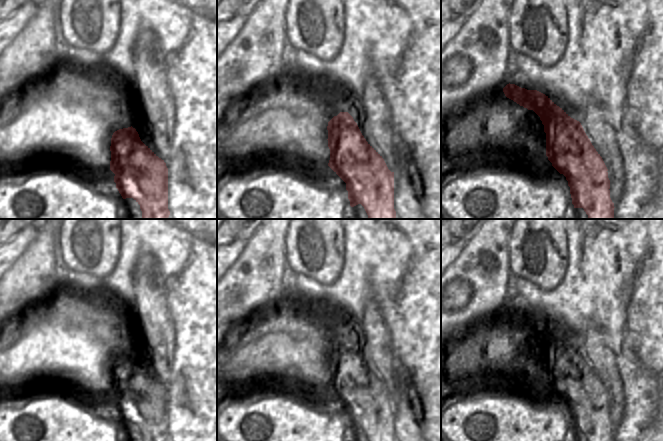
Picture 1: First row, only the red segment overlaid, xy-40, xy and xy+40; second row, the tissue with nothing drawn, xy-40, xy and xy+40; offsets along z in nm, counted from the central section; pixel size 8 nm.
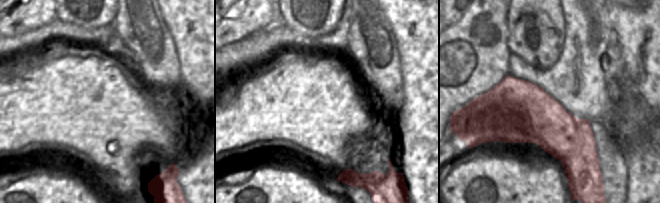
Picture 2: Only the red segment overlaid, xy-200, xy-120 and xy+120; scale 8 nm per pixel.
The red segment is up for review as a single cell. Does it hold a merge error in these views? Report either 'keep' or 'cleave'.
cleave

